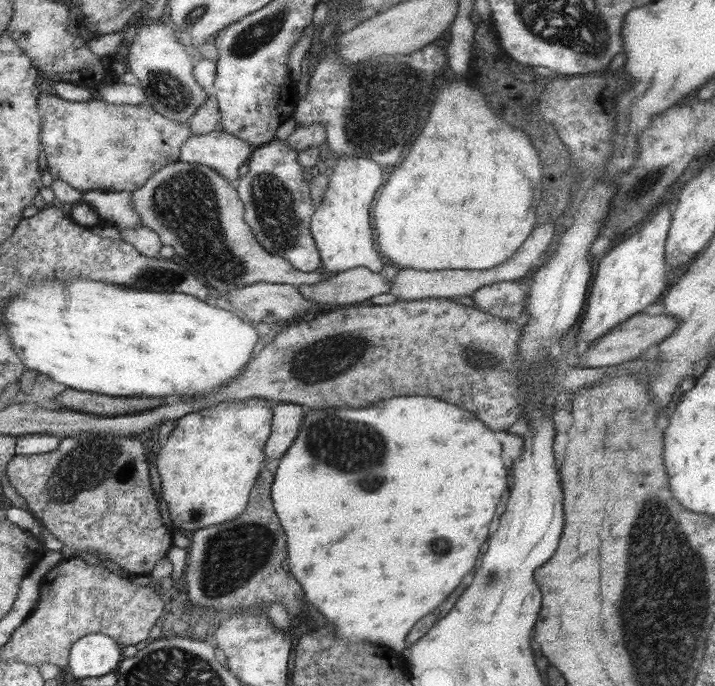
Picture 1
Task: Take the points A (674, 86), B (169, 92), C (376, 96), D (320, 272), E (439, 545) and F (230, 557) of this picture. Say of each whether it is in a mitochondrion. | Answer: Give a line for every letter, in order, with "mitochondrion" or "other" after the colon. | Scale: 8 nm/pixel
A: other
B: mitochondrion
C: mitochondrion
D: other
E: mitochondrion
F: mitochondrion

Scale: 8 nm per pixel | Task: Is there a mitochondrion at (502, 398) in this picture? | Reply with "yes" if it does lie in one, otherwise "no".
no

